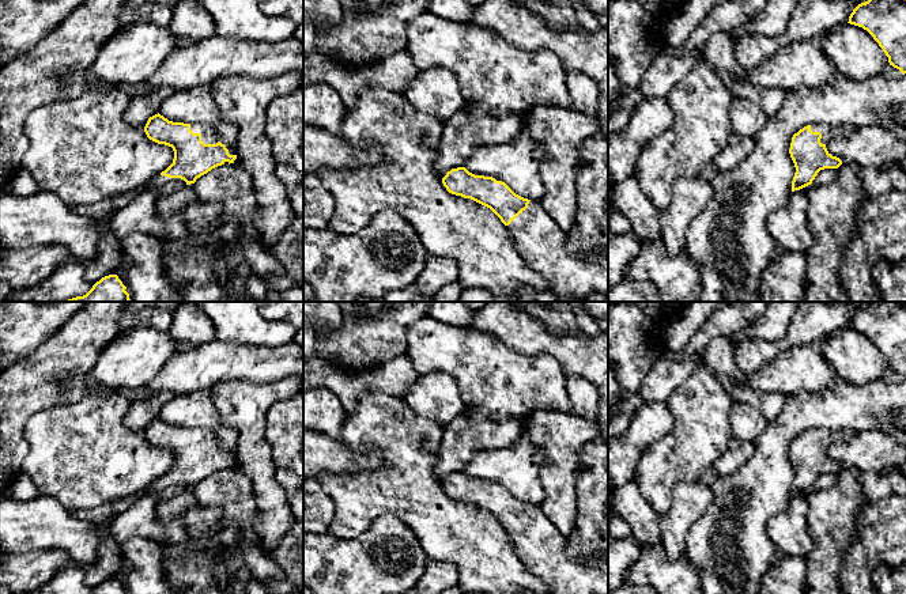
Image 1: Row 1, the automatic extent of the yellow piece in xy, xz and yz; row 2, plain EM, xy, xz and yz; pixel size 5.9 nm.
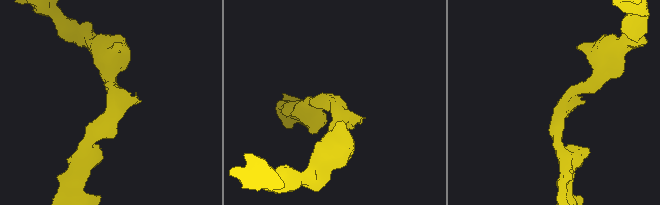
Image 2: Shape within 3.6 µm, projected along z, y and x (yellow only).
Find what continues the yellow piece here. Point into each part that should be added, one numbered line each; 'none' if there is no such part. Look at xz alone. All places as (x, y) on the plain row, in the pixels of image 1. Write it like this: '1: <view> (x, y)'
1: xz (543, 549)

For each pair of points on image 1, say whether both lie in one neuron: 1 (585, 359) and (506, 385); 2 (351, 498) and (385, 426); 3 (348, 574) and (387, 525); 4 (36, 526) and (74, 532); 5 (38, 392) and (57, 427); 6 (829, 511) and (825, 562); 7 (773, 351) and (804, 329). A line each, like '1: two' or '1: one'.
1: two
2: one
3: one
4: one
5: two
6: one
7: one

